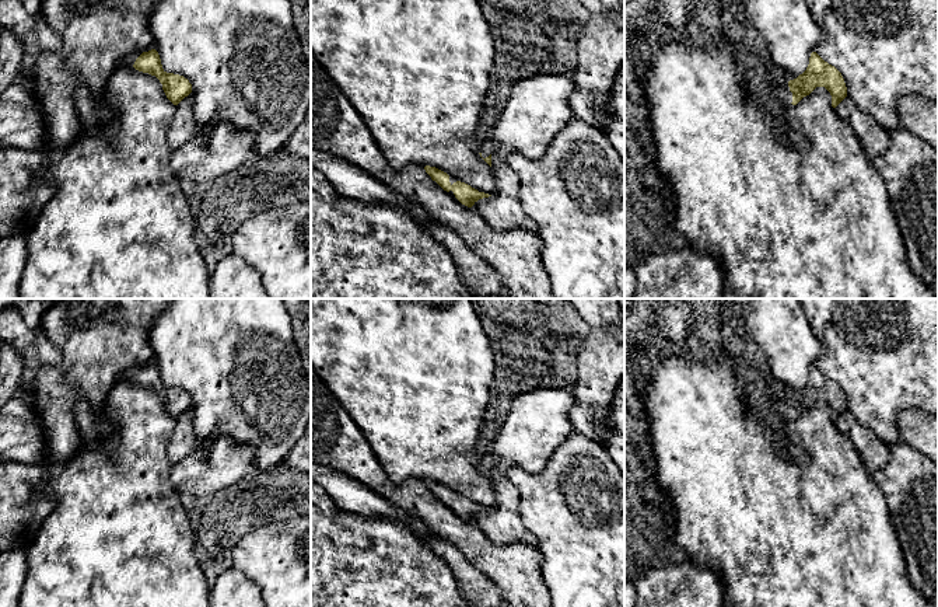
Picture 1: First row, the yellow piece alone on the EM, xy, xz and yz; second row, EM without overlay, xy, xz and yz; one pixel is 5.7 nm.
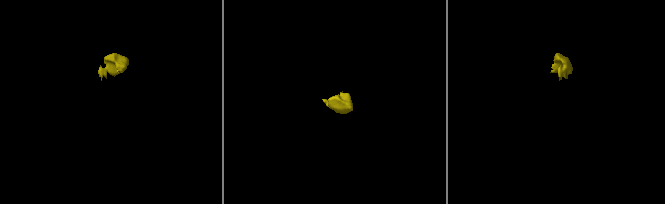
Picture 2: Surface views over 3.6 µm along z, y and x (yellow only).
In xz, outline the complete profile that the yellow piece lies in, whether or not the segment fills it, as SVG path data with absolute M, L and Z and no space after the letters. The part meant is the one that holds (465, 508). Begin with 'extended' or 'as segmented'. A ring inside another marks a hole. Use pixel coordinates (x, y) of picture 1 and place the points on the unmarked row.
extended; M426 479L424 484L444 505L468 521L472 521L479 513L491 510L489 507L479 506L470 499L458 495L455 491L448 489L435 481Z

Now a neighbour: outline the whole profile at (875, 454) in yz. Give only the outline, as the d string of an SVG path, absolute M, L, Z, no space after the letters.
M848 411L834 423L839 432L844 435L858 451L869 474L885 468L890 460L890 446L885 444L868 428L862 426Z

